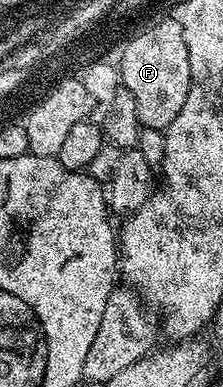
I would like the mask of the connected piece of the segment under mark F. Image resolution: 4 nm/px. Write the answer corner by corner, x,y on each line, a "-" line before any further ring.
167,17
165,24
151,28
150,33
125,38
126,45
120,49
122,56
121,88
132,91
136,99
136,115
143,128
165,130
180,115
184,99
190,90
190,64
186,46
183,45
184,32
178,33
178,26

